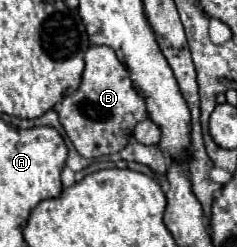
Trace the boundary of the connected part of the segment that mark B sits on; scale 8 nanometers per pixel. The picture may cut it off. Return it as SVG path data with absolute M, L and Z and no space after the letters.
M90 46L84 54L84 62L86 68L80 88L64 96L56 112L74 148L84 158L98 158L120 152L128 144L134 126L146 118L146 106L132 88L126 66L116 58L110 46Z

